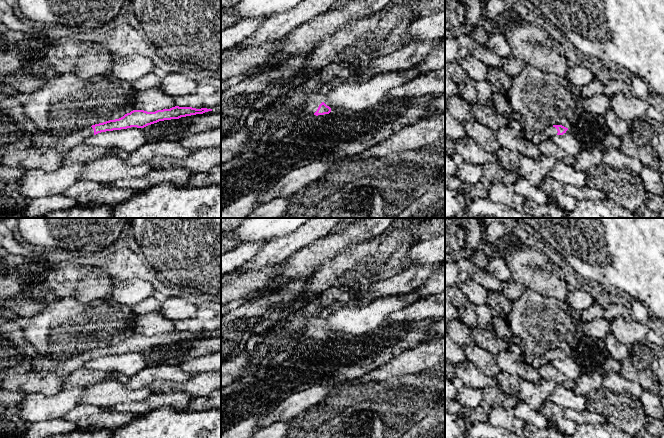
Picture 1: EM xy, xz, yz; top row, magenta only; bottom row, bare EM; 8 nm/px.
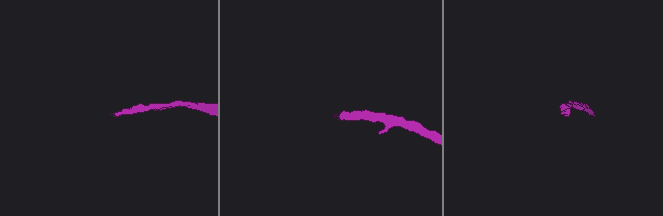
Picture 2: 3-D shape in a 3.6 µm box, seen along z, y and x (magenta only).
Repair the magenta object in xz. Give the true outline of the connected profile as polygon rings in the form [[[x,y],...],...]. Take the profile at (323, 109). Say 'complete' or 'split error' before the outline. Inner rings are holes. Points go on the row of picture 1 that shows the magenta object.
split error; [[[321,95],[310,96],[300,107],[299,112],[302,118],[314,114],[324,115],[331,112],[331,108],[322,101]]]

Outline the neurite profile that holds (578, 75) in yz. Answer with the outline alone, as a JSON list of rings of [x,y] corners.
[[[570,65],[566,78],[574,86],[583,87],[591,83],[595,76],[587,67],[582,65]]]

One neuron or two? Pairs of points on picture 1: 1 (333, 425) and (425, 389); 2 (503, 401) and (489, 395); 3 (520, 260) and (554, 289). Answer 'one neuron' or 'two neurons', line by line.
1: two neurons
2: one neuron
3: one neuron

